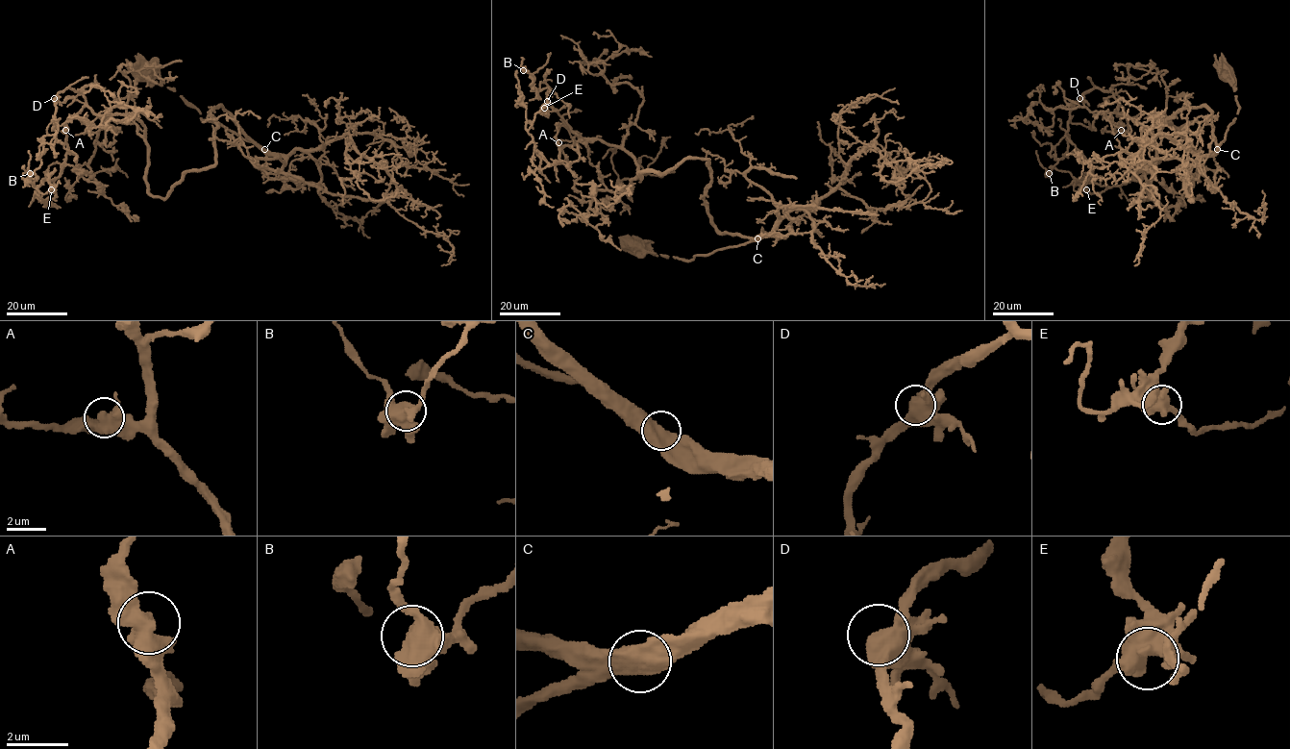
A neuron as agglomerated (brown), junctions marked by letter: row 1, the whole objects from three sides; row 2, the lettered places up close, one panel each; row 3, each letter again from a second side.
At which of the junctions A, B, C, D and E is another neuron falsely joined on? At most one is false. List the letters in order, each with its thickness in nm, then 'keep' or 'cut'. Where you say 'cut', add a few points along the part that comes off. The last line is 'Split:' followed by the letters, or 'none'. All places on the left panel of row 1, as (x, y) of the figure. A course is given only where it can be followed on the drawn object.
A: 600 nm | keep
B: 500 nm | keep
C: 650 nm | keep
D: 550 nm | keep
E: 600 nm | keep
Split: none

